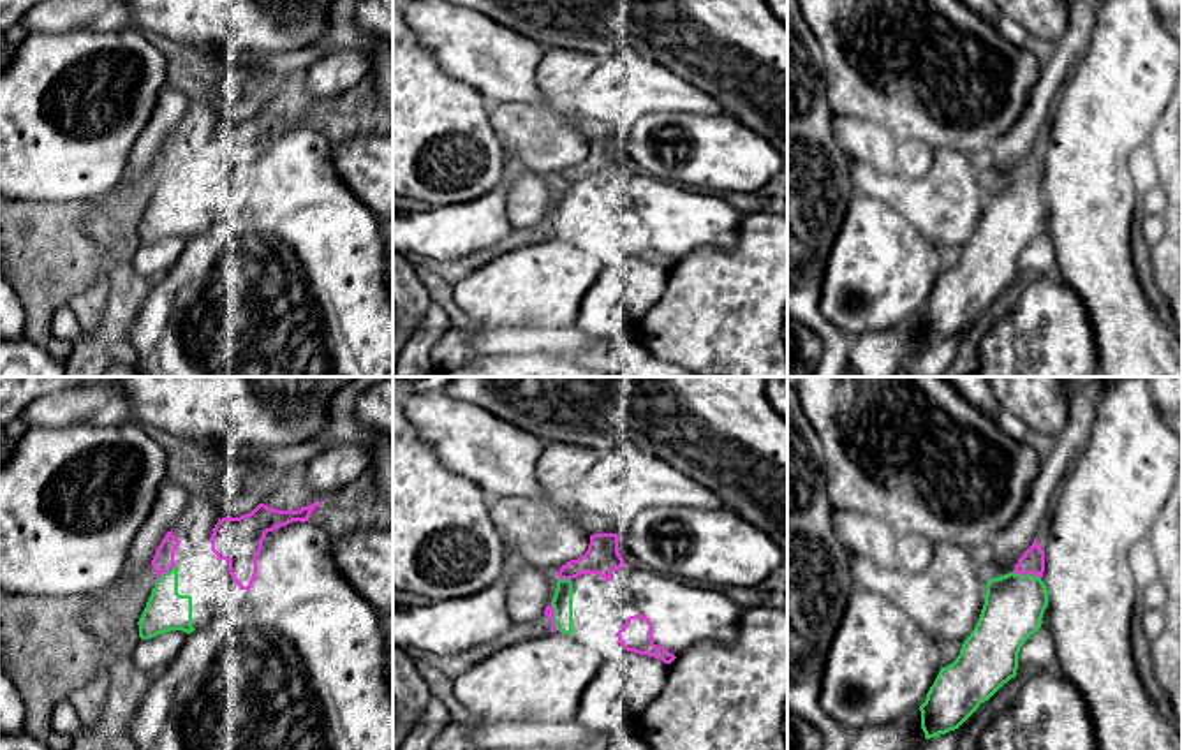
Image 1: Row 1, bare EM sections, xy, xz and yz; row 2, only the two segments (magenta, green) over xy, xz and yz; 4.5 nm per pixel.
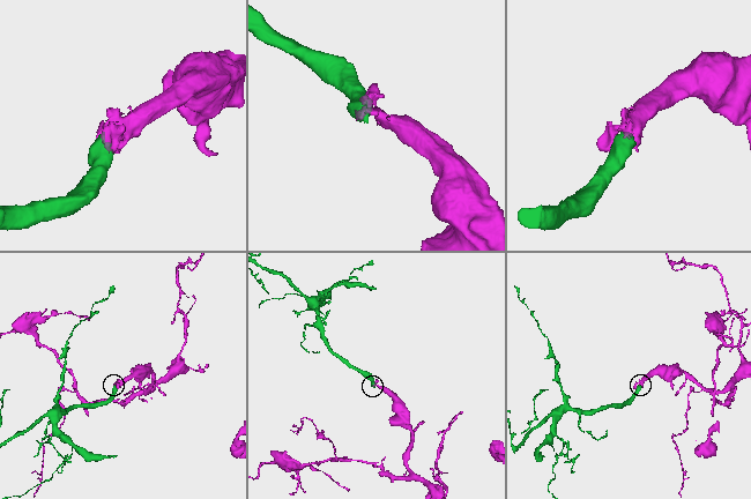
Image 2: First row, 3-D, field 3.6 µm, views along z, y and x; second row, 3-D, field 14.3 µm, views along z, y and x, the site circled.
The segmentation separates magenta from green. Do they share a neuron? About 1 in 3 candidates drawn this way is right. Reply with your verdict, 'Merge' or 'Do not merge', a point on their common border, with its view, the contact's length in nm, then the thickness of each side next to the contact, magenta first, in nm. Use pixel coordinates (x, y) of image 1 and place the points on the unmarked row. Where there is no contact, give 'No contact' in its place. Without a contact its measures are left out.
Merge. Touches magenta at yz (1027, 178). Shared border 130 nm. Thickness 110 nm (magenta) against 280 nm

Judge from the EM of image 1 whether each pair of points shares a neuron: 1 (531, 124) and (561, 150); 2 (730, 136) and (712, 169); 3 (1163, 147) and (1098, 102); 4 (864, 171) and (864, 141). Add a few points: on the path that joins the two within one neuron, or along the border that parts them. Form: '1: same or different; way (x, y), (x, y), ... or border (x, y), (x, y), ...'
1: same; way (538, 131), (554, 143)
2: same; way (721, 145), (712, 161)
3: different; border (1163, 113), (1147, 143)
4: different; border (849, 159), (862, 161), (888, 175)

